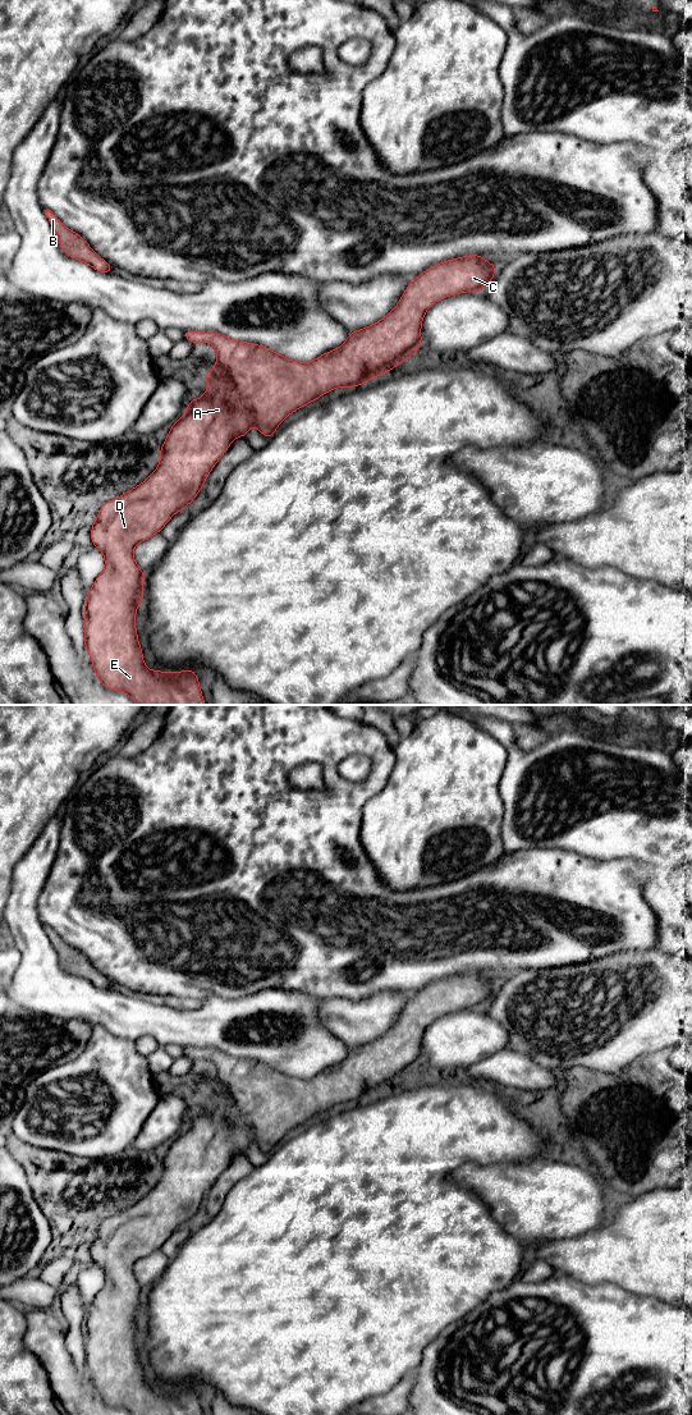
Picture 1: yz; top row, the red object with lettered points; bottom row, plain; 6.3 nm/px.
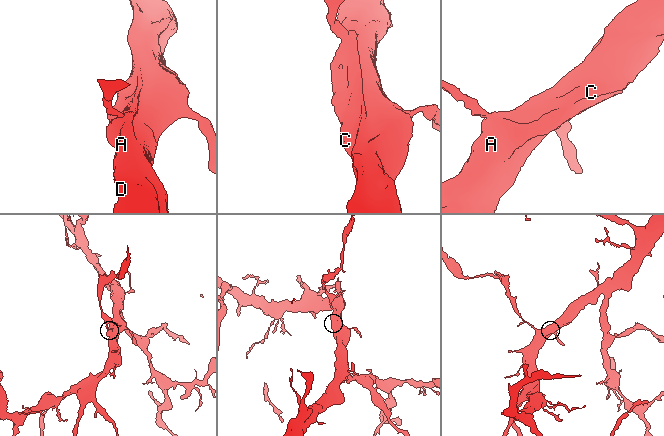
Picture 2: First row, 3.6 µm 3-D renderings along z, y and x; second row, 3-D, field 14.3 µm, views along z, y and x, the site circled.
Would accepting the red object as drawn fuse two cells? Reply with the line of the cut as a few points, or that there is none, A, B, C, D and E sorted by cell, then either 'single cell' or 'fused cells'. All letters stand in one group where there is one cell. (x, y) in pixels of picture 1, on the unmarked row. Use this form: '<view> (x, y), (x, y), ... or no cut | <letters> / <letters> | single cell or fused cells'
no cut | A B C D E | single cell

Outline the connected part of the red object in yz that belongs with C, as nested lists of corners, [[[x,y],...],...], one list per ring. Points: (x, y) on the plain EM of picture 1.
[[[477,970],[469,971],[469,972],[460,972],[458,975],[452,975],[452,976],[439,979],[439,980],[431,983],[430,985],[427,985],[426,988],[423,988],[422,990],[416,993],[408,1000],[408,1003],[405,1004],[404,1009],[402,1011],[398,1021],[388,1031],[385,1031],[380,1038],[376,1038],[375,1040],[366,1043],[363,1045],[348,1049],[347,1057],[340,1063],[318,1072],[317,1075],[315,1075],[311,1079],[293,1077],[293,1076],[289,1076],[289,1075],[269,1066],[265,1062],[234,1057],[234,1055],[230,1055],[220,1049],[194,1048],[194,1047],[189,1047],[189,1045],[184,1047],[184,1055],[187,1055],[188,1058],[194,1059],[194,1061],[210,1058],[217,1070],[217,1076],[214,1080],[214,1086],[203,1089],[206,1098],[207,1098],[207,1107],[200,1116],[192,1114],[189,1117],[189,1121],[188,1121],[184,1131],[180,1134],[180,1136],[170,1142],[170,1148],[169,1148],[169,1150],[159,1168],[160,1169],[160,1180],[156,1183],[156,1186],[143,1199],[141,1199],[132,1206],[127,1208],[125,1210],[123,1210],[113,1217],[104,1219],[97,1229],[95,1238],[91,1242],[91,1258],[92,1258],[95,1265],[98,1265],[104,1270],[105,1283],[104,1283],[104,1287],[96,1293],[95,1300],[92,1301],[90,1309],[87,1310],[87,1316],[86,1316],[86,1322],[84,1322],[84,1364],[92,1377],[93,1388],[96,1389],[97,1396],[105,1405],[109,1405],[111,1407],[125,1409],[130,1415],[203,1415],[203,1411],[202,1411],[202,1407],[200,1403],[200,1396],[196,1392],[194,1386],[189,1384],[189,1386],[184,1386],[183,1388],[179,1388],[179,1389],[178,1388],[165,1389],[160,1386],[151,1387],[145,1382],[142,1363],[138,1359],[138,1350],[137,1350],[137,1345],[136,1345],[136,1331],[137,1331],[137,1323],[143,1319],[143,1300],[145,1300],[146,1291],[142,1288],[142,1286],[134,1277],[134,1272],[133,1272],[134,1263],[138,1259],[142,1259],[142,1258],[150,1255],[155,1250],[162,1249],[165,1241],[171,1236],[171,1233],[175,1229],[185,1226],[187,1222],[191,1221],[196,1215],[197,1210],[201,1208],[205,1198],[207,1196],[207,1192],[211,1190],[212,1185],[219,1178],[219,1176],[229,1166],[233,1157],[237,1155],[238,1153],[247,1154],[248,1146],[251,1142],[256,1142],[258,1145],[258,1148],[266,1155],[270,1155],[275,1150],[278,1142],[290,1130],[295,1128],[297,1126],[299,1126],[302,1123],[306,1123],[310,1118],[317,1118],[317,1116],[322,1111],[333,1108],[334,1105],[340,1104],[340,1103],[350,1105],[354,1103],[363,1102],[368,1096],[381,1093],[382,1090],[395,1085],[404,1076],[408,1076],[412,1071],[414,1071],[420,1067],[420,1063],[422,1061],[421,1045],[422,1045],[423,1032],[434,1020],[436,1020],[437,1017],[441,1017],[443,1015],[454,1012],[454,1011],[462,1011],[466,1008],[482,1008],[491,999],[491,997],[496,989],[496,985],[498,985],[496,981],[487,979],[485,974],[482,974]]]

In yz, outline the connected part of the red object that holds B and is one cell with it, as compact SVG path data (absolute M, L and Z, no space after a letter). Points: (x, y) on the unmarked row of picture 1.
M45 926L45 931L55 951L58 952L61 967L67 972L90 981L98 989L114 989L113 983L101 975L84 954L68 945L51 926Z

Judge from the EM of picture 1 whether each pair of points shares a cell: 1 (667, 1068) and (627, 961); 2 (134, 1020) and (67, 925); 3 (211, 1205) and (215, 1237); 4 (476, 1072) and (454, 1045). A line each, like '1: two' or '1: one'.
1: two
2: two
3: two
4: two

